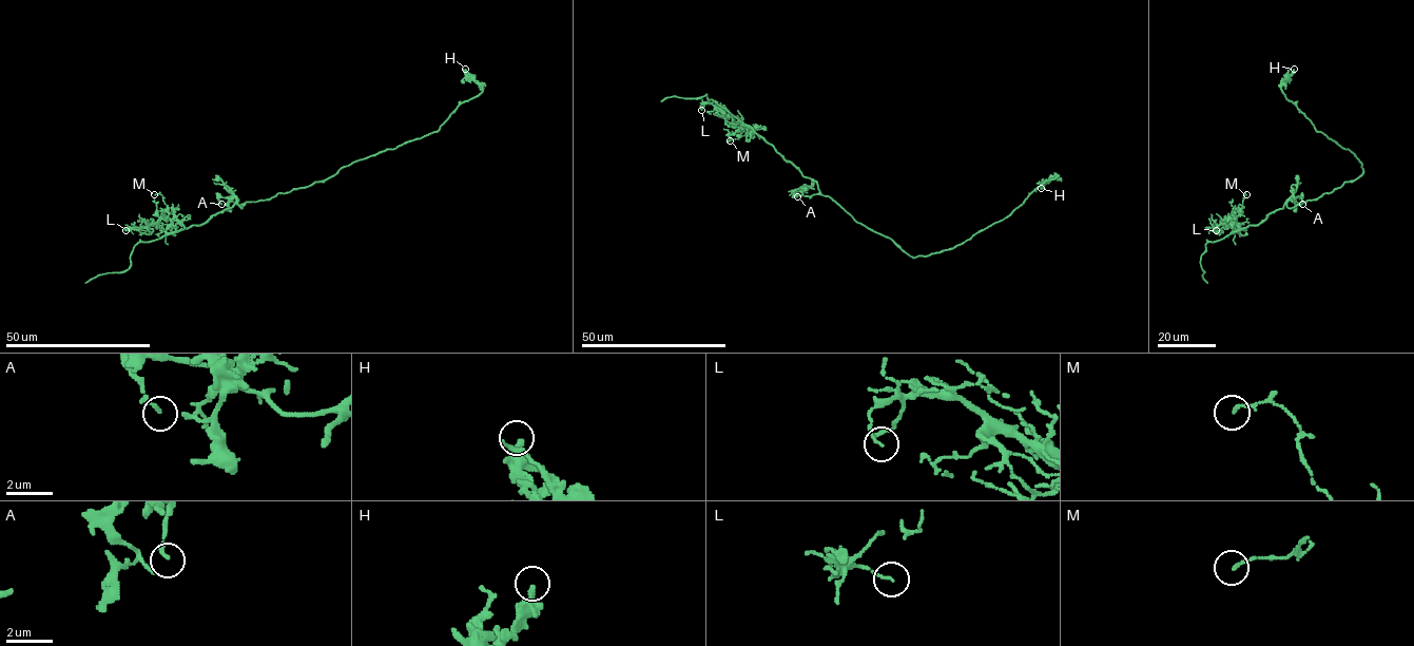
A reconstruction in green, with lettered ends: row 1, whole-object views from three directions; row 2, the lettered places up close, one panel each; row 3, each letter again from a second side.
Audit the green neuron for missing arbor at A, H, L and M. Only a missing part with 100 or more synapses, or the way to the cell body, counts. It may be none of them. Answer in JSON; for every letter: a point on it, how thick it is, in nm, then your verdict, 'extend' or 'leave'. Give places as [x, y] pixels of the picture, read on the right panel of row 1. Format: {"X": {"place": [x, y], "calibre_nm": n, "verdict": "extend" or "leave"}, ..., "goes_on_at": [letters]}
{"A": {"place": [1302, 204], "calibre_nm": 170, "verdict": "leave"}, "H": {"place": [1294, 69], "calibre_nm": 360, "verdict": "leave"}, "L": {"place": [1216, 230], "calibre_nm": 100, "verdict": "leave"}, "M": {"place": [1246, 194], "calibre_nm": 120, "verdict": "leave"}, "goes_on_at": []}

